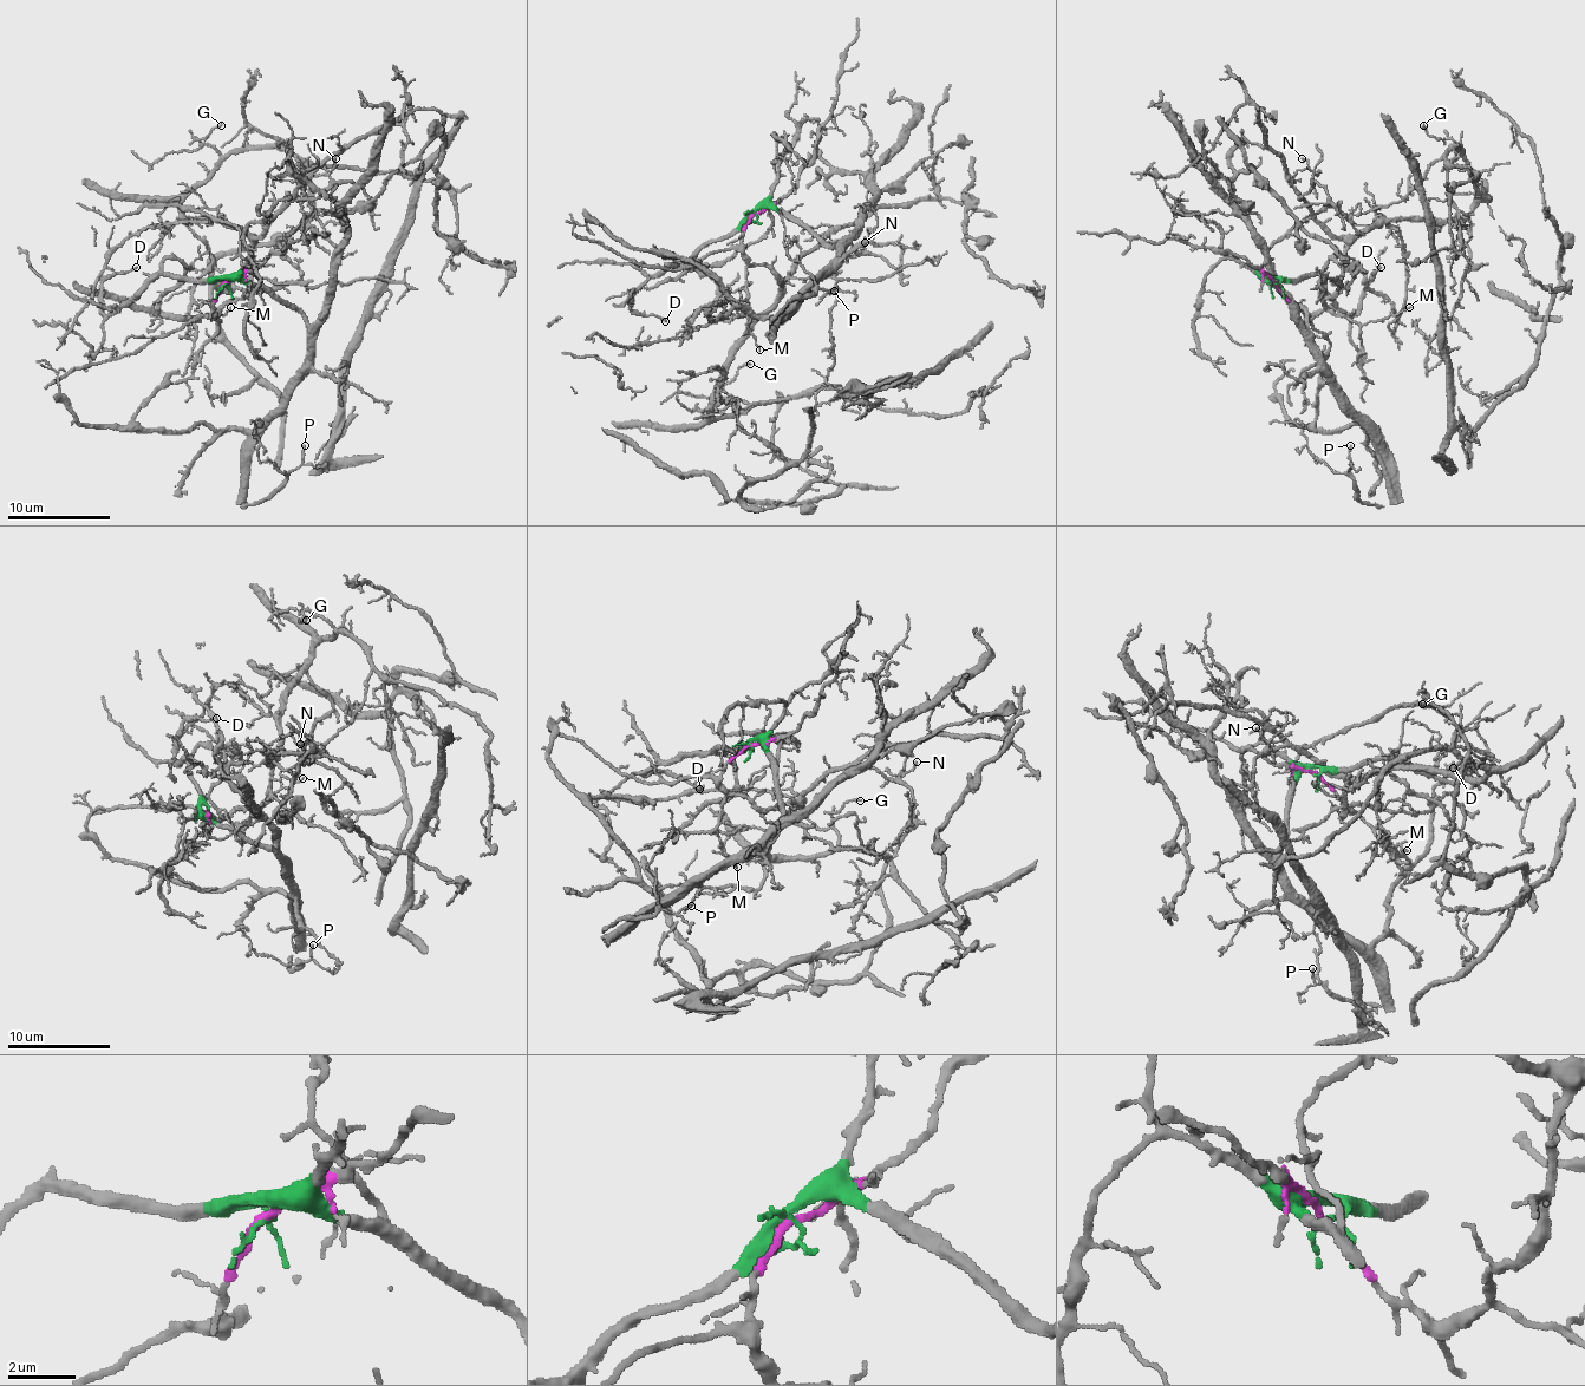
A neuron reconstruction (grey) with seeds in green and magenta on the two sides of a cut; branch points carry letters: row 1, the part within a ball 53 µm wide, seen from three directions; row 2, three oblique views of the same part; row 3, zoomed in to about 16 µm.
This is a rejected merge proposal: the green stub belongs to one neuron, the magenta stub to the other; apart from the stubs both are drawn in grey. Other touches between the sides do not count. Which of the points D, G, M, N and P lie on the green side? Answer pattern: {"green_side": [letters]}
{"green_side": ["D", "P"]}

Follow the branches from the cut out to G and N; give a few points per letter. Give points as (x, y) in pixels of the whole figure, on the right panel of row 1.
G: (1274, 283), (1315, 314), (1356, 240), (1387, 222), (1472, 211), (1466, 155), (1422, 124)
N: (1274, 283), (1292, 303), (1315, 314), (1338, 286), (1345, 244), (1299, 198), (1312, 183), (1312, 170), (1302, 157)

